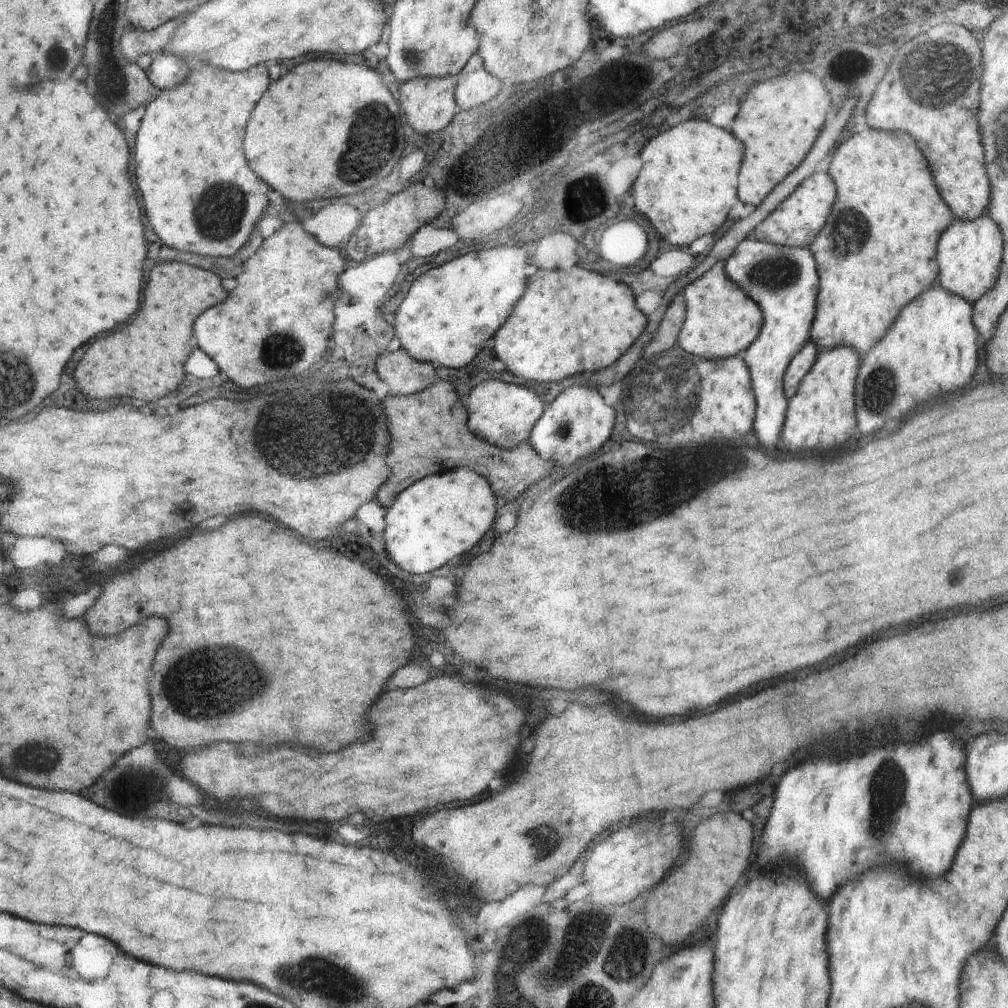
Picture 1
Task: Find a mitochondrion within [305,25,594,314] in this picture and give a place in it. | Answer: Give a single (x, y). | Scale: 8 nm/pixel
(373, 138)

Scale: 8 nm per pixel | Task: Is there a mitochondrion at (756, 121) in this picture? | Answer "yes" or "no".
no

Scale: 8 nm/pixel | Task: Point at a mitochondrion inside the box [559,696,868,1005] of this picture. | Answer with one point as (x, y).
(628, 940)

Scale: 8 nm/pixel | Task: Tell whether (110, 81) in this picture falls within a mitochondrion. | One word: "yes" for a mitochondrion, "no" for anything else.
yes

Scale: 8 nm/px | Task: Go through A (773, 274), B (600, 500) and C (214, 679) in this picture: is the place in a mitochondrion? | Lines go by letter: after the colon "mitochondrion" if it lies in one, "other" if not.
A: mitochondrion
B: mitochondrion
C: mitochondrion

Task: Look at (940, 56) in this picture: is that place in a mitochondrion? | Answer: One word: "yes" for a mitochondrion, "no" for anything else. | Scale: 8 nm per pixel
yes

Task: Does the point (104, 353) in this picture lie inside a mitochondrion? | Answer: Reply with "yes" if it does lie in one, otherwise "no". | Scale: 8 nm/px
no

